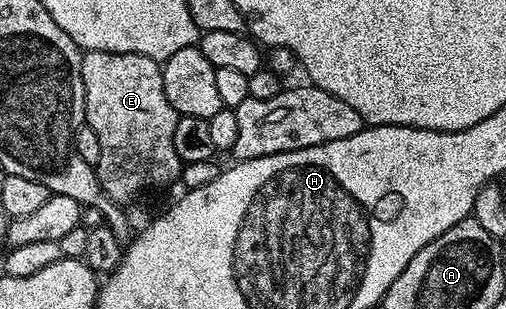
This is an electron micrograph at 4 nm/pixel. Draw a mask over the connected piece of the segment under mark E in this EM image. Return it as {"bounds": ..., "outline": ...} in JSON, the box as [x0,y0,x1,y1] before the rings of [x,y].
{"bounds":[82,52,182,206],"outline":[[[84,52],[82,55],[84,119],[98,134],[102,154],[95,170],[100,185],[113,202],[128,206],[135,196],[151,188],[176,184],[182,167],[174,150],[174,126],[178,114],[166,98],[161,65],[142,54]]]}

